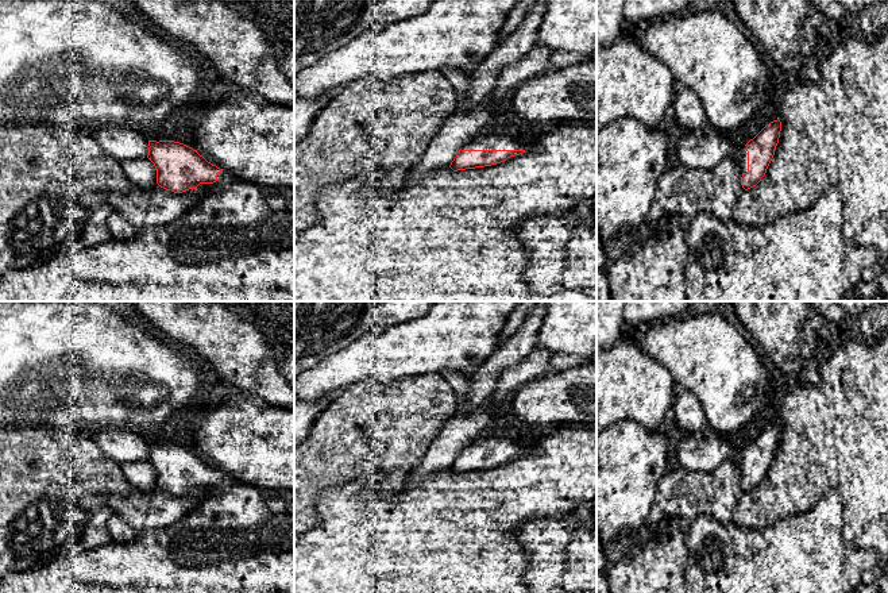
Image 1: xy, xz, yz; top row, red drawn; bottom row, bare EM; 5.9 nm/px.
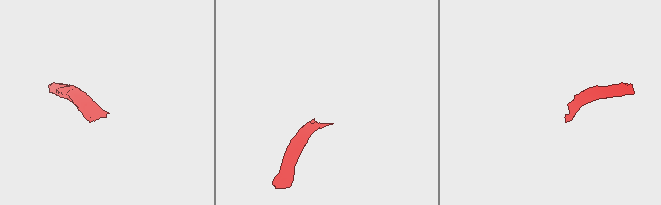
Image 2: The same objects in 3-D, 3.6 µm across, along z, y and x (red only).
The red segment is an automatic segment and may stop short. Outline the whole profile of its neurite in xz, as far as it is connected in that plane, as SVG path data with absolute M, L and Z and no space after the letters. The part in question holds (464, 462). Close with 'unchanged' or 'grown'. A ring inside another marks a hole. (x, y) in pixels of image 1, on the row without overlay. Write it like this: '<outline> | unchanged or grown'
M478 436L472 443L462 448L449 470L453 474L484 470L501 466L510 459L525 455L528 448L505 439Z | grown

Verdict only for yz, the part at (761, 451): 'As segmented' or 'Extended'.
Extended

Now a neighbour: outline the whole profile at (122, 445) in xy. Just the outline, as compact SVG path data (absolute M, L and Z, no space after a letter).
M109 426L89 432L104 455L120 465L148 458L148 443L134 430Z

